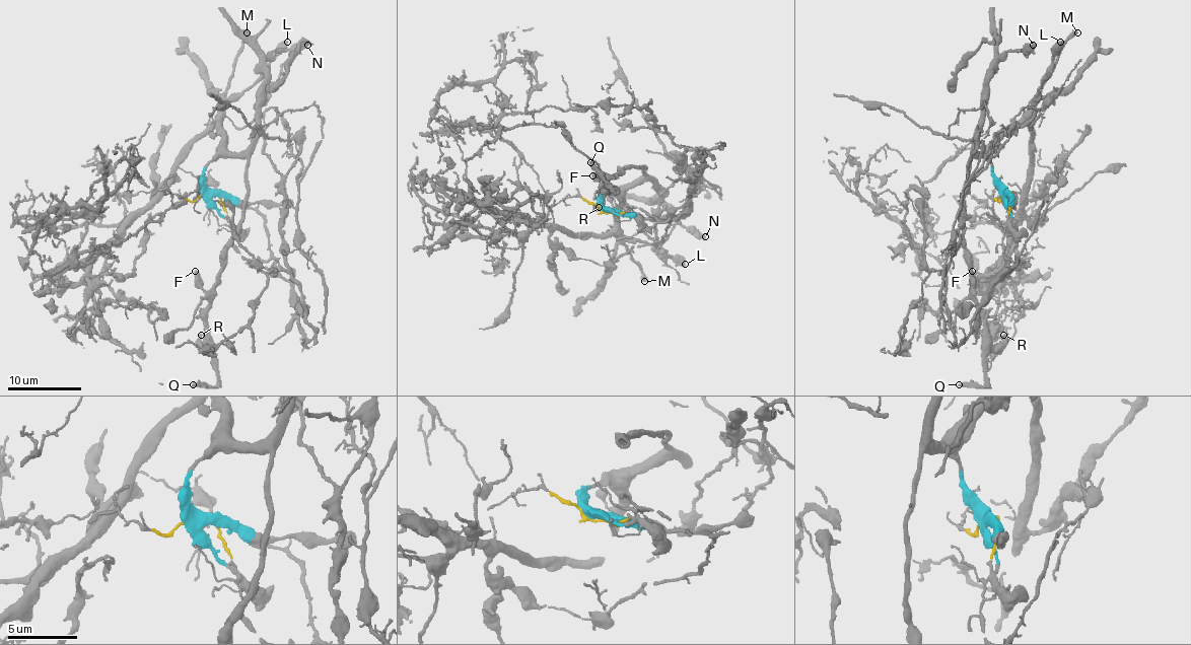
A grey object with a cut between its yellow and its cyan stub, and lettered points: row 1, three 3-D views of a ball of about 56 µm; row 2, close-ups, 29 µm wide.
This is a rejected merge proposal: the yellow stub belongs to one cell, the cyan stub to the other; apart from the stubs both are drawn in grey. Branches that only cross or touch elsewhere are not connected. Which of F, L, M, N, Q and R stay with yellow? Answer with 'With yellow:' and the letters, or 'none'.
With yellow: none

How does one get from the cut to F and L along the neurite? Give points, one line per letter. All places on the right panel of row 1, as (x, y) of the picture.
F: (1008, 193), (984, 156), (971, 160), (964, 192), (964, 248), (971, 279), (970, 290), (971, 270)
L: (1008, 193), (991, 171), (991, 149), (1036, 101), (1041, 79), (1052, 65), (1052, 50), (1061, 41)

